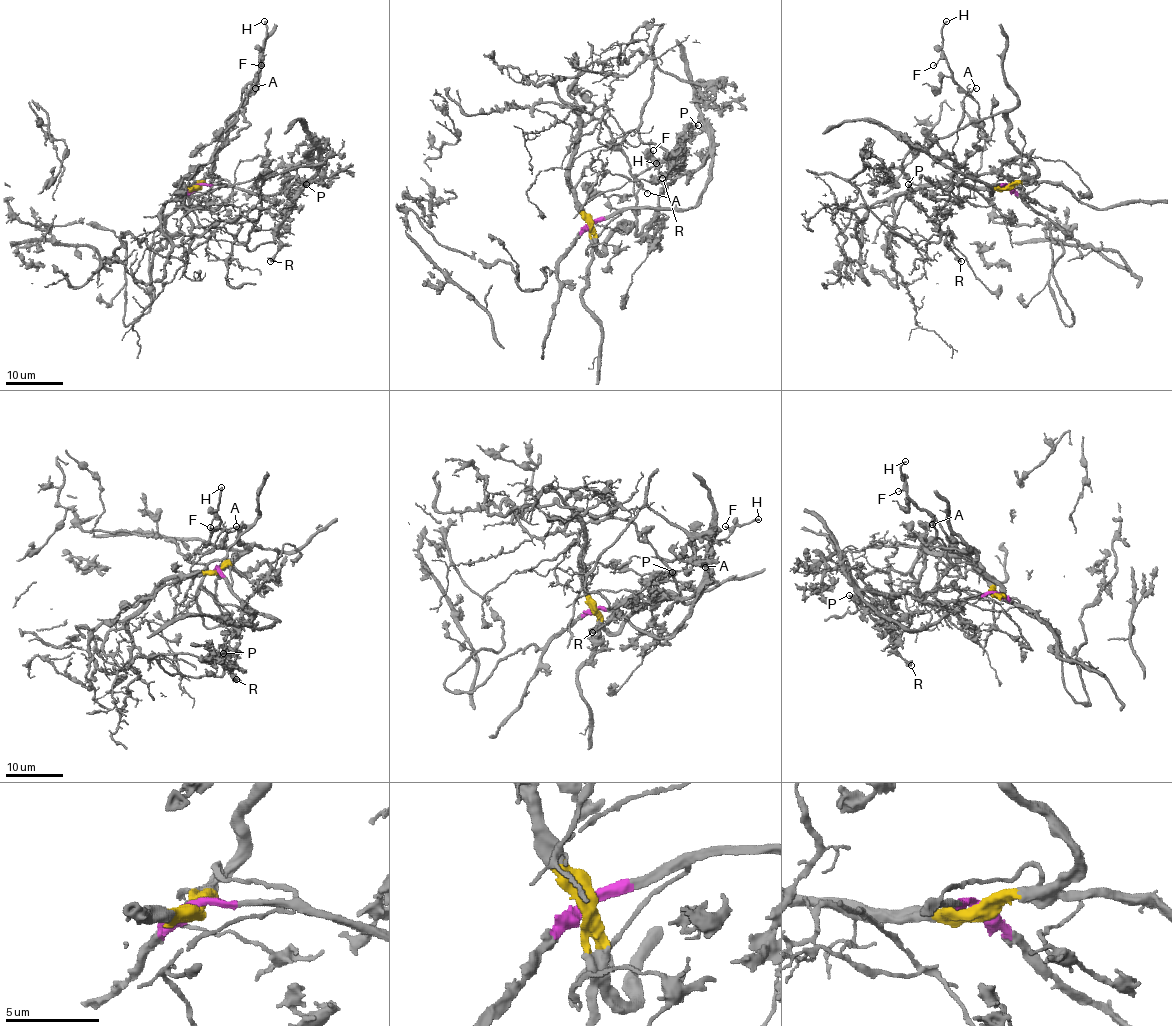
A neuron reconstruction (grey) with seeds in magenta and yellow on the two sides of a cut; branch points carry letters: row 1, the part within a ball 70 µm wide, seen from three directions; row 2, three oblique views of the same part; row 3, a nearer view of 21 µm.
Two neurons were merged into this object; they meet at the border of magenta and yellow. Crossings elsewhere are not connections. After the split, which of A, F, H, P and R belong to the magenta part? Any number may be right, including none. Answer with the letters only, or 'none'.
P, R

